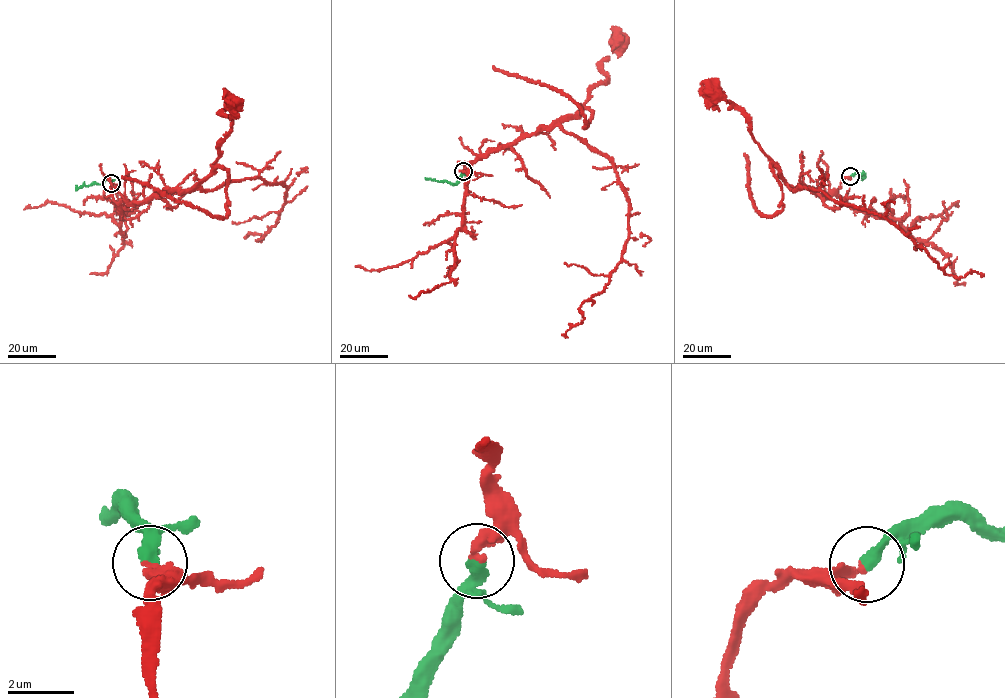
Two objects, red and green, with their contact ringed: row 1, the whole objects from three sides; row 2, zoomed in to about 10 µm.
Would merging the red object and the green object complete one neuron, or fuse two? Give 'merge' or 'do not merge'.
merge

